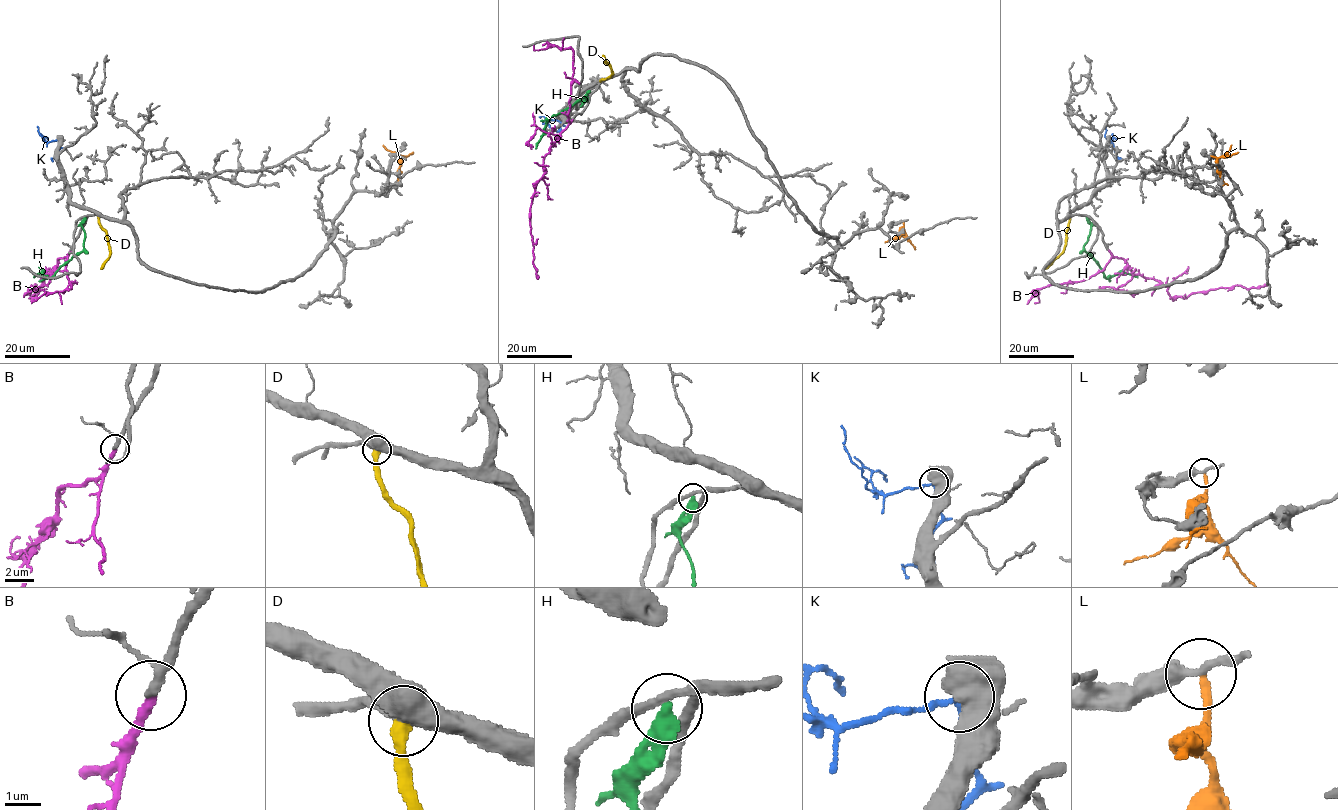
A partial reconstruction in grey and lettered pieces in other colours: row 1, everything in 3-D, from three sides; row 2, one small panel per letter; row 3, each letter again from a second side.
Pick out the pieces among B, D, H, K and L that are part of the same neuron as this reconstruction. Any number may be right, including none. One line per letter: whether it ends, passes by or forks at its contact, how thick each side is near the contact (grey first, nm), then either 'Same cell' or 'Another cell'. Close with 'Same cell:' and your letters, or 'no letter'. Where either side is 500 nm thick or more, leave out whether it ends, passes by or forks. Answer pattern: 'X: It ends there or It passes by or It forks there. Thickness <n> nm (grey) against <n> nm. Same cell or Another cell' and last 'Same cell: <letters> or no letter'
B: It ends there. Thickness 190 nm (grey) against 240 nm. Same cell
D: Thickness 550 nm (grey) against 360 nm. Another cell
H: It ends there. Thickness 220 nm (grey) against 440 nm. Another cell
K: Thickness 750 nm (grey) against 280 nm. Another cell
L: It ends there. Thickness 240 nm (grey) against 200 nm. Another cell
Same cell: B

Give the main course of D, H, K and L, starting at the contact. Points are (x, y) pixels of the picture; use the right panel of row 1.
D: (1070, 216), (1064, 249), (1044, 268)
H: (1087, 217), (1091, 228), (1083, 249), (1097, 263), (1105, 277), (1119, 273), (1131, 273), (1137, 277)
K: (1110, 139), (1110, 142), (1105, 136), (1105, 126)
L: (1211, 156), (1216, 159), (1223, 185)

